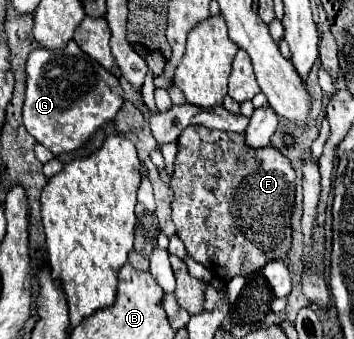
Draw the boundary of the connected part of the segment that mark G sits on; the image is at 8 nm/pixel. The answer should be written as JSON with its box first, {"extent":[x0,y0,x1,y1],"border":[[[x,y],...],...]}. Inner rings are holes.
{"extent":[22,40,122,156],"border":[[[72,40],[64,50],[36,48],[26,60],[26,94],[22,120],[26,130],[54,156],[72,152],[122,108],[122,88],[116,76],[84,54]]]}

